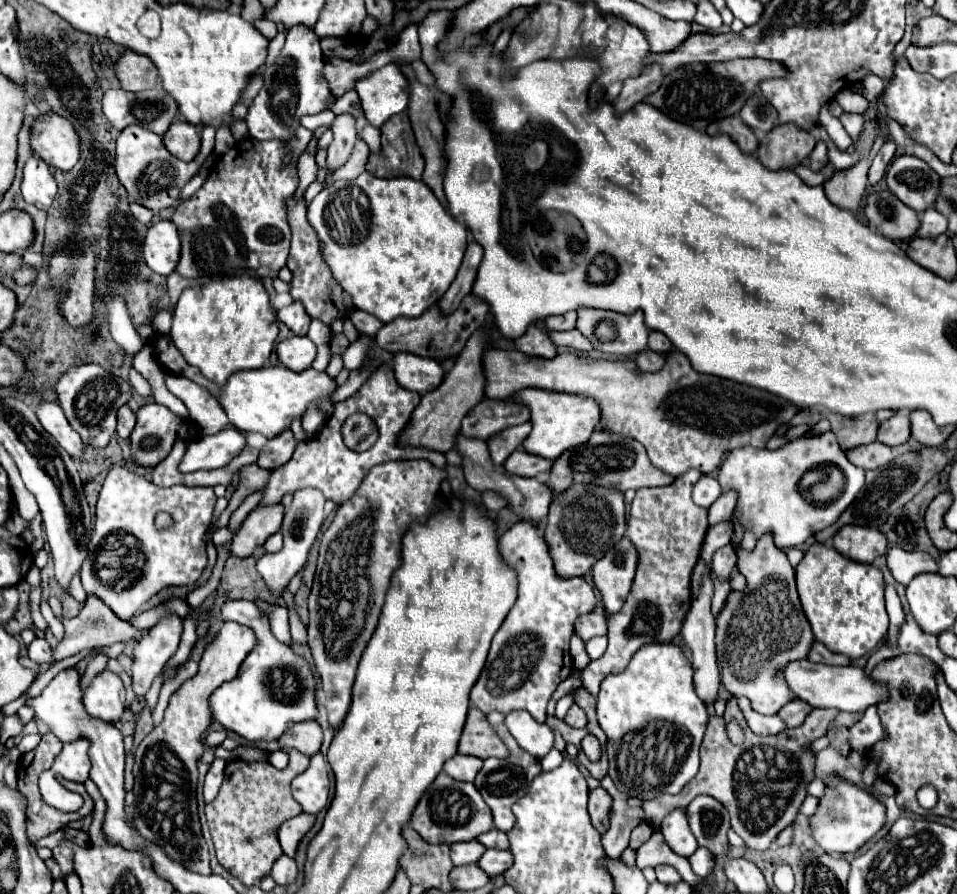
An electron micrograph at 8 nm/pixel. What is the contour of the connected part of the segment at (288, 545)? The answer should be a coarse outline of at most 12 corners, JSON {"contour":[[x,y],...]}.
{"contour":[[298,489],[286,509],[282,551],[256,563],[270,595],[304,567],[326,499]]}

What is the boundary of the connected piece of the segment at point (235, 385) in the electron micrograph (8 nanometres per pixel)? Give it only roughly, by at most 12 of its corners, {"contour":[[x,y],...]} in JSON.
{"contour":[[156,335],[160,367],[220,399],[238,431],[268,439],[336,381],[312,367],[238,371],[224,387],[182,357],[170,335]]}

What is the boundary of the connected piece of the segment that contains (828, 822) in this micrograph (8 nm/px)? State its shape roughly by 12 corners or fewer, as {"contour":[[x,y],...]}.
{"contour":[[838,775],[810,817],[826,853],[854,853],[882,829],[886,807]]}

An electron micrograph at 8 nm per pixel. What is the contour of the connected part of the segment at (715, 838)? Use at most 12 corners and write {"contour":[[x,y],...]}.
{"contour":[[700,795],[686,807],[698,845],[726,857],[730,817]]}

